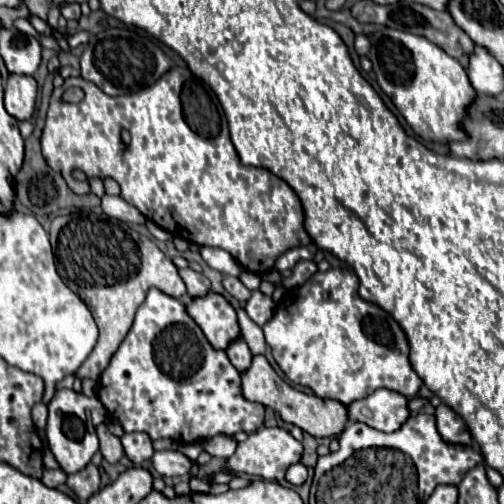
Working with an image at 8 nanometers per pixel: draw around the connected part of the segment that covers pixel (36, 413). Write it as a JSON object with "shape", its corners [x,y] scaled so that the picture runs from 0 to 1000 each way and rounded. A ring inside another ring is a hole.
{"shape":[[[79,796],[63,808],[63,835],[75,851],[87,851],[91,847],[91,827],[95,827],[95,815],[91,815],[91,804]]]}

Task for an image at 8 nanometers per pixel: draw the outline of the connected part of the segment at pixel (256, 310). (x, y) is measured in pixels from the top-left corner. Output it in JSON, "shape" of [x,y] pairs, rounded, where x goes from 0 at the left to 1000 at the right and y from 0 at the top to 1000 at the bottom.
{"shape":[[[504,577],[500,589],[488,597],[488,621],[508,645],[524,645],[548,617],[548,605],[536,589],[516,577]]]}

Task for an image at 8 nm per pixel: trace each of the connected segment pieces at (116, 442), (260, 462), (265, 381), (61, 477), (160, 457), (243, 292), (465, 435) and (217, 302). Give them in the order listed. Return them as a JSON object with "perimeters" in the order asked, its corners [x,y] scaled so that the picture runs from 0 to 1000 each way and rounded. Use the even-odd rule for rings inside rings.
{"perimeters":[[[[194,843],[190,847],[190,859],[194,859],[194,871],[198,871],[198,899],[206,903],[206,911],[214,919],[238,915],[238,907],[246,903],[246,891],[242,891],[238,871],[230,863],[222,863],[210,843]]],[[[520,847],[520,851],[504,855],[504,859],[496,859],[488,875],[472,879],[468,899],[448,911],[448,931],[452,935],[492,938],[492,942],[520,946],[520,950],[532,950],[532,954],[556,954],[556,950],[563,950],[567,931],[595,915],[599,895],[603,895],[599,879],[587,875],[567,851]]],[[[504,704],[500,724],[484,740],[476,740],[476,748],[480,748],[484,792],[504,796],[504,800],[520,800],[524,808],[544,812],[548,819],[556,819],[556,827],[567,839],[579,839],[623,867],[675,863],[687,835],[690,835],[687,808],[679,800],[655,796],[655,792],[635,792],[627,784],[611,784],[611,780],[591,776],[591,772],[579,772],[563,752],[552,748],[552,740],[540,732],[540,724],[532,720],[532,712],[524,704]]],[[[91,931],[87,942],[83,942],[83,958],[91,966],[103,966],[103,970],[123,962],[127,954],[131,954],[131,938],[123,931]]],[[[306,895],[302,927],[321,946],[345,946],[345,942],[369,942],[381,927],[381,915],[357,895]]],[[[448,546],[444,550],[444,573],[468,589],[472,597],[488,597],[496,589],[496,577],[484,569],[484,562],[472,554],[472,550],[460,550],[460,546]]],[[[869,804],[865,808],[865,847],[873,867],[881,867],[881,875],[897,879],[897,883],[937,883],[937,867],[917,835],[913,823],[905,823],[889,804]]],[[[417,577],[413,589],[377,593],[369,617],[397,645],[425,692],[448,692],[476,665],[464,609],[433,581]]]]}

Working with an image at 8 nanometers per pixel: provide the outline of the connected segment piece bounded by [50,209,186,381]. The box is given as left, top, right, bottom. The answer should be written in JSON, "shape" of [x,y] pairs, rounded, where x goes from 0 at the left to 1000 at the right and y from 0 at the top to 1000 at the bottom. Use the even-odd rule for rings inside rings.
{"shape":[[[163,415],[139,427],[119,427],[99,446],[99,482],[111,510],[111,538],[123,558],[175,605],[198,669],[179,708],[159,724],[151,748],[194,756],[214,716],[238,688],[266,621],[282,605],[298,569],[333,581],[337,589],[369,585],[369,565],[345,522],[294,474],[266,458],[254,442],[218,435],[198,415]]]}

